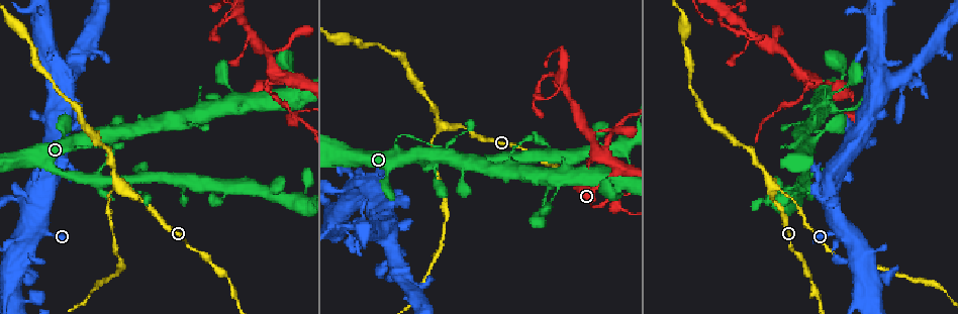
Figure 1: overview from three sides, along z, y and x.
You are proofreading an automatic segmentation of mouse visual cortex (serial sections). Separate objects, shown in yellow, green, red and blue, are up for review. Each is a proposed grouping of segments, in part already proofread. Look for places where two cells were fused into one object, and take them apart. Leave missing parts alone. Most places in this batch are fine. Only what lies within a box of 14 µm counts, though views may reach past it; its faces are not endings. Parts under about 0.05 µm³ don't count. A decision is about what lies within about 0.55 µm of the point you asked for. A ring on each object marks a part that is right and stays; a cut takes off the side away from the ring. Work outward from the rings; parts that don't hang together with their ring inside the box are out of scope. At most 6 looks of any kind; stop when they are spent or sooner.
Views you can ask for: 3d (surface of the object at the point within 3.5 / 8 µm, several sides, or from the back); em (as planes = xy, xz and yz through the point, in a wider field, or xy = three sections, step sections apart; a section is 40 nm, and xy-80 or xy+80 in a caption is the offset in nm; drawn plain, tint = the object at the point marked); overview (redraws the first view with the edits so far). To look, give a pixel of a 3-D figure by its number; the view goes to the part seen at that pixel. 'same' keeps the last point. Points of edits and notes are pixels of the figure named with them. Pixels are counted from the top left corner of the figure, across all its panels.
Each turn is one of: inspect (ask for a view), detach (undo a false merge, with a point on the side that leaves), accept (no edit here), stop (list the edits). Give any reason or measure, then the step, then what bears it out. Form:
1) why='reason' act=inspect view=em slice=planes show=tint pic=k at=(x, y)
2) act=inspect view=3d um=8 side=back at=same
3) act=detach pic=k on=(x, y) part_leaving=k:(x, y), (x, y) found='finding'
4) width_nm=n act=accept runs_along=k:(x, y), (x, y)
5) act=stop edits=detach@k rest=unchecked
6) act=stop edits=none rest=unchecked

why='sudden change in width' act=inspect view=3d um=8 pic=1 at=(442, 127)

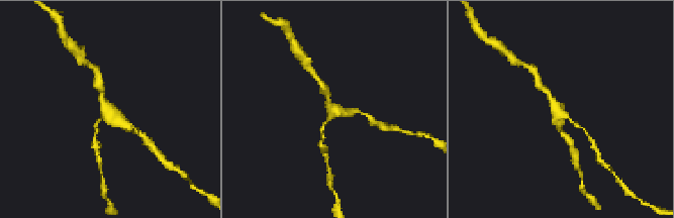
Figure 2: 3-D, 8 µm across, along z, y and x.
act=inspect view=3d um=3.5 pic=2 at=(333, 109)

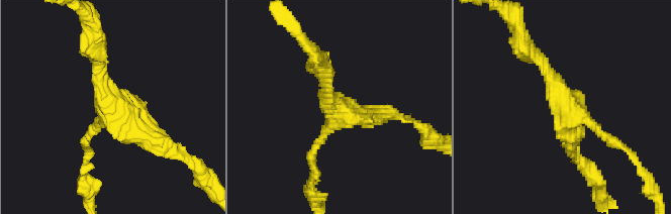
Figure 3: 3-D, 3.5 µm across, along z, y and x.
arms=3 act=accept runs_along=3:(169, 150), (113, 113), (101, 57) found='all the same cell'

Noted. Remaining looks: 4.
why='arms part here' act=inspect view=3d um=3.5 pic=1 at=(596, 153)

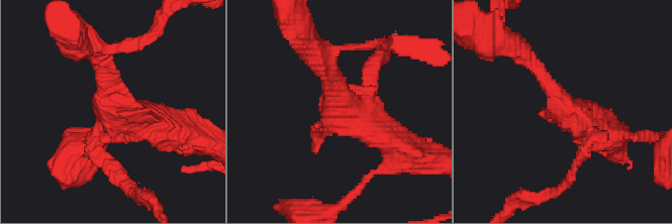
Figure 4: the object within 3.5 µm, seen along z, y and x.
act=inspect view=em slice=xy step=3 show=plain pic=4 at=(561, 101)

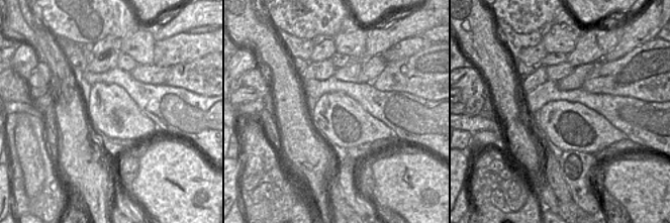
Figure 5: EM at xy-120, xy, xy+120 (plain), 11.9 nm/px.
act=inspect view=em slice=xy step=3 show=tint at=same

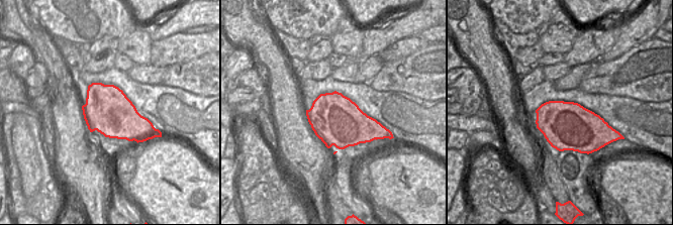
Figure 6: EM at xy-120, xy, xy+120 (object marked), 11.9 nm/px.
arm_widths_nm=150,250,450 act=accept runs_along=4:(602, 136), (569, 114), (533, 62) found='continuous, no second cell'

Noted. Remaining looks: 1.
act=stop edits=none rest=unchecked

